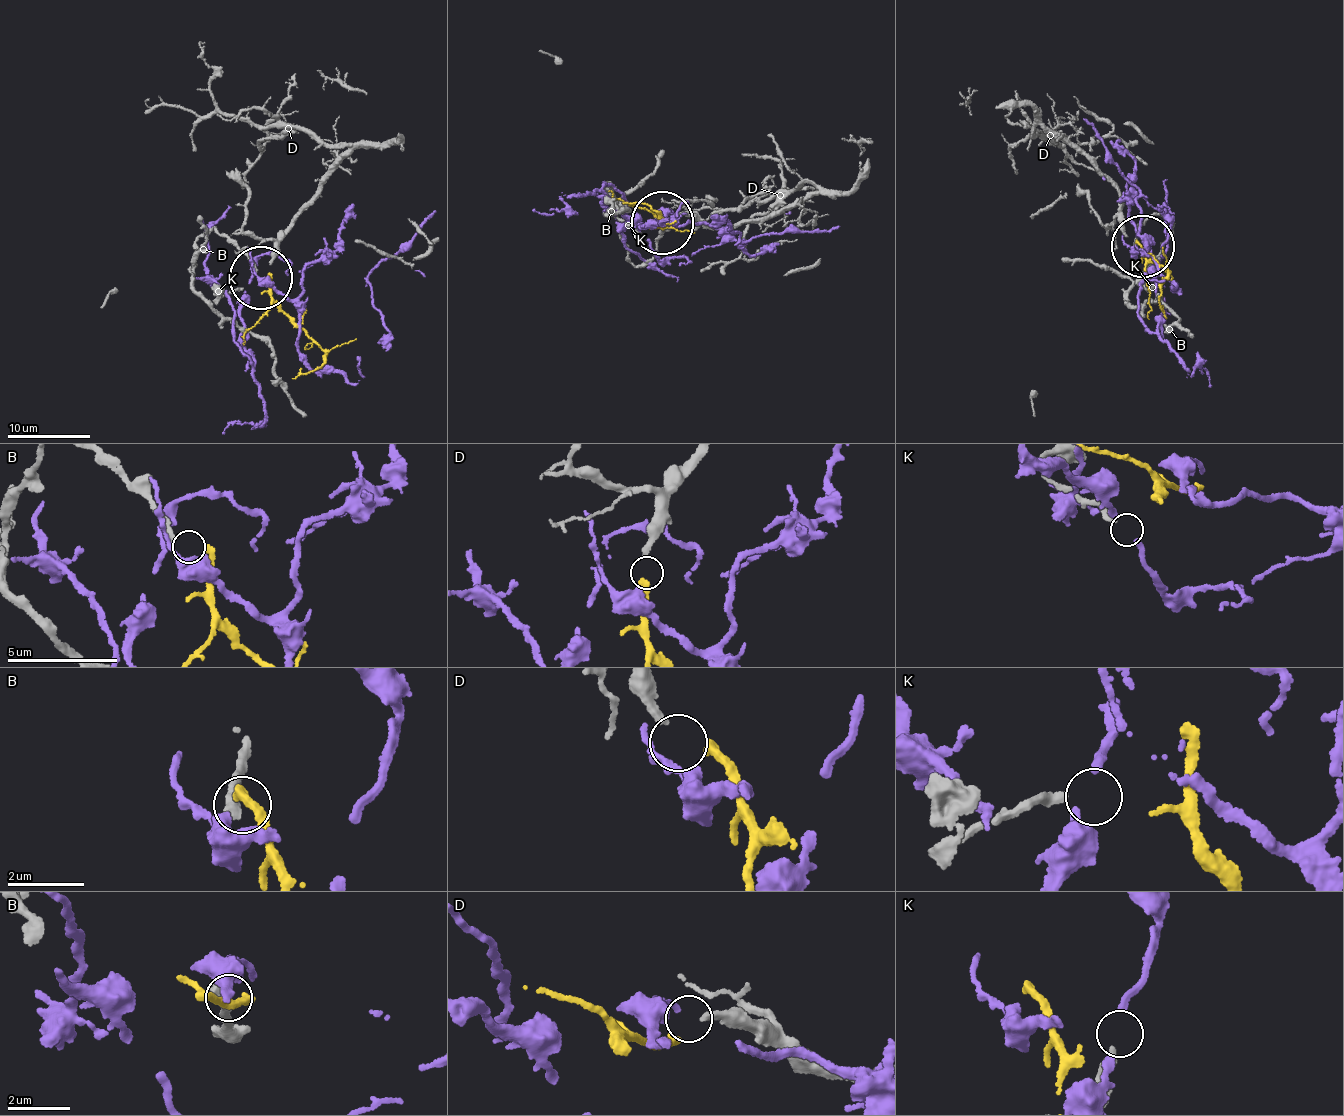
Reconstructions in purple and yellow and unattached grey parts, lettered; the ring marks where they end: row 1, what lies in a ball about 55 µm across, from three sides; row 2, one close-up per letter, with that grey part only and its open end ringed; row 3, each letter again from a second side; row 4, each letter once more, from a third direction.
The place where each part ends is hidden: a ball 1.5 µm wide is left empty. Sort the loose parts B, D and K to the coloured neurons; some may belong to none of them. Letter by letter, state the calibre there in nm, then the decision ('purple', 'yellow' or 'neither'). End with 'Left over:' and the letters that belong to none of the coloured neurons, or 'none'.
B: 280 nm thick; neither
D: 260 nm thick; yellow
K: 220 nm thick; neither
Left over: B, K

